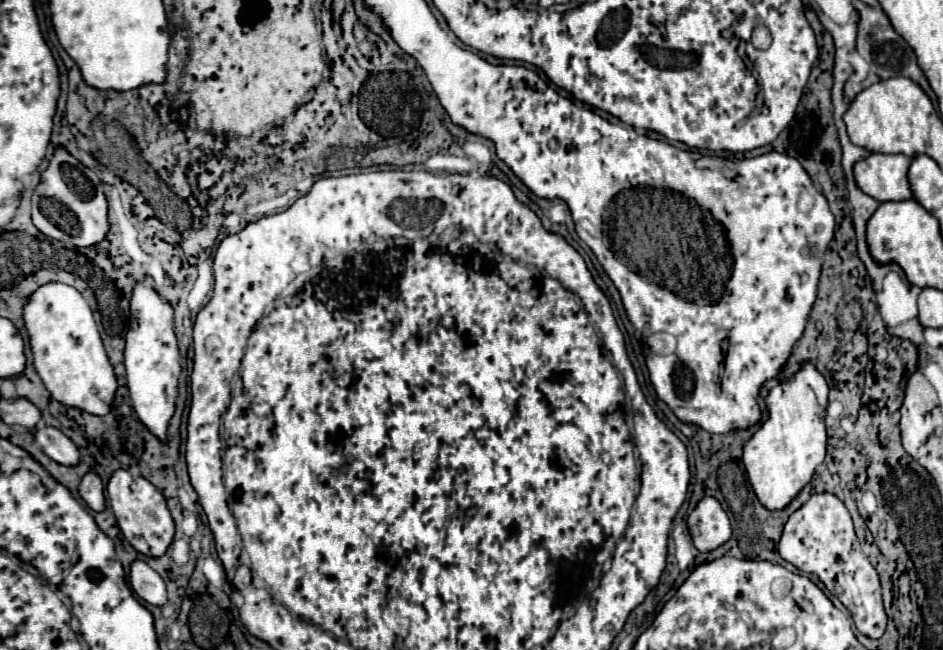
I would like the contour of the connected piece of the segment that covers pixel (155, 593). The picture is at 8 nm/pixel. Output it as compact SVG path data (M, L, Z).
M134 561L130 567L130 587L132 591L150 605L164 605L168 601L166 597L166 585L162 577L148 567L144 561Z

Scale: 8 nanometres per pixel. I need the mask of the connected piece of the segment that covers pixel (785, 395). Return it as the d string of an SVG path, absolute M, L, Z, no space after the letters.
M806 363L790 381L780 383L768 395L768 419L744 445L744 467L758 501L770 511L786 509L810 483L816 467L826 457L824 411L828 385L812 363Z

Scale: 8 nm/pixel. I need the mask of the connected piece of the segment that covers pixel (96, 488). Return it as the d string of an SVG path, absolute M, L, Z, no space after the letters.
M88 473L80 487L78 487L80 497L84 499L84 503L92 509L92 511L104 511L106 509L106 497L104 497L104 485L100 481L100 477L96 473Z

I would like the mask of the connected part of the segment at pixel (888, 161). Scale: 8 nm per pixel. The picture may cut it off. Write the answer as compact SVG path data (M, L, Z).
M870 153L854 165L856 185L876 201L904 201L912 197L906 171L910 157Z

